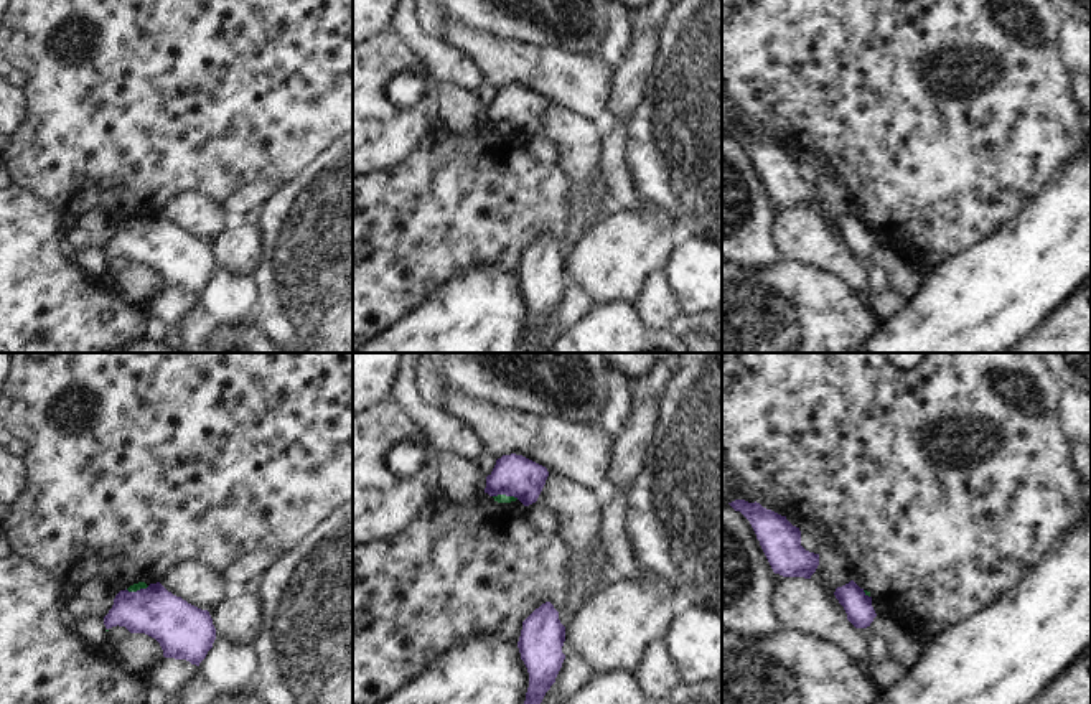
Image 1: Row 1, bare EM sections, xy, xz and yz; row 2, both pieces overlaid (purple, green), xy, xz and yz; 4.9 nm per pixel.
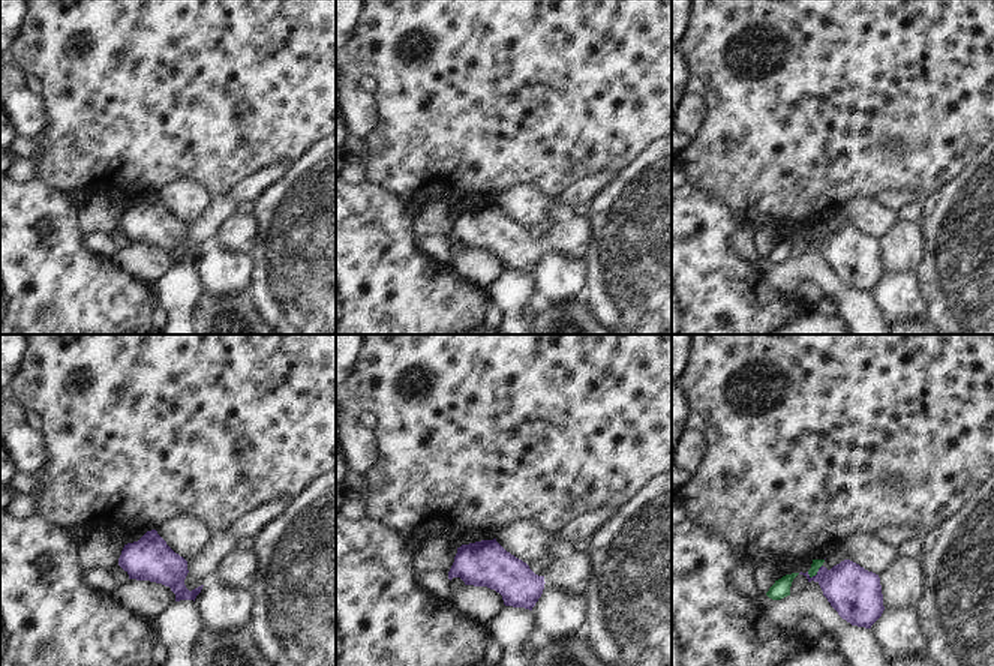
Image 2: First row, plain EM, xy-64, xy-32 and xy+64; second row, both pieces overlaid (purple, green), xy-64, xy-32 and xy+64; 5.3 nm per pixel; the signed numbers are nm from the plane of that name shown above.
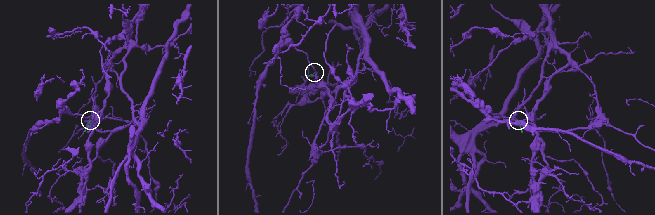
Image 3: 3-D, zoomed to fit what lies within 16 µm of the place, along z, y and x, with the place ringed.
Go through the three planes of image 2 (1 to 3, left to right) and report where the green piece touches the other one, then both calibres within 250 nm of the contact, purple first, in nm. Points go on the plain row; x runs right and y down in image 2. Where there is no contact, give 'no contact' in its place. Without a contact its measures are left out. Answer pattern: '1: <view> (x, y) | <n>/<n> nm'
1: no contact
2: no contact
3: xy+64 (817, 237) | 280/50 nm

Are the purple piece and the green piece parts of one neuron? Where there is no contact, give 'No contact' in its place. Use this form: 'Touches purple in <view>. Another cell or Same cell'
Touches purple in xz. Same cell

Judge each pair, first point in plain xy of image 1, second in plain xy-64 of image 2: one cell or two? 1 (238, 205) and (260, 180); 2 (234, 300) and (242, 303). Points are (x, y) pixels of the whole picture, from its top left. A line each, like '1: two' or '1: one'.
1: one
2: two

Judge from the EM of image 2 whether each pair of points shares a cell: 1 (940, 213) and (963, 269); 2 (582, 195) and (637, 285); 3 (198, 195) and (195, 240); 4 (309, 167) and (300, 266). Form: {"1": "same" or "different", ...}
{"1": "same", "2": "different", "3": "different", "4": "same"}

